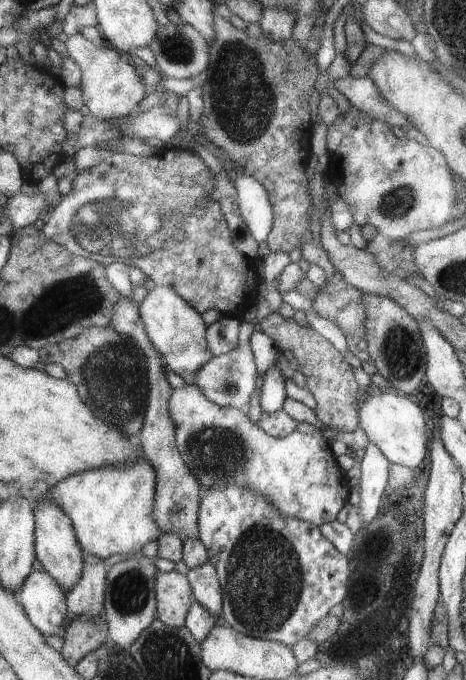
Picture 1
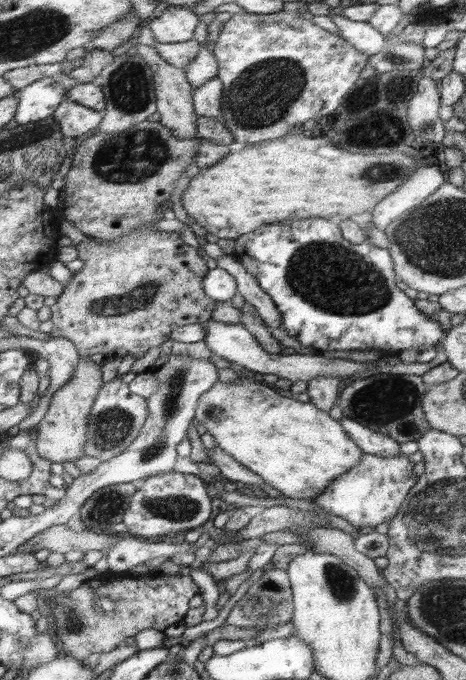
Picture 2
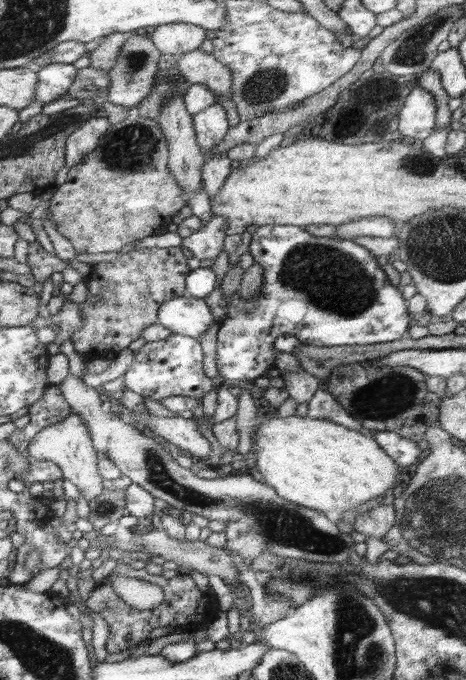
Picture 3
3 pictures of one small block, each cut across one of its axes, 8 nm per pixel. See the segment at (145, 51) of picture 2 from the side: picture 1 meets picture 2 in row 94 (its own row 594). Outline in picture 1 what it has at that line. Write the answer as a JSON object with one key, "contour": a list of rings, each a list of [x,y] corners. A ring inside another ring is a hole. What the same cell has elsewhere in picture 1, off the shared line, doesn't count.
{"contour":[[[157,570],[155,581],[157,620],[173,628],[185,627],[193,601],[194,594],[187,576],[176,571]]]}

